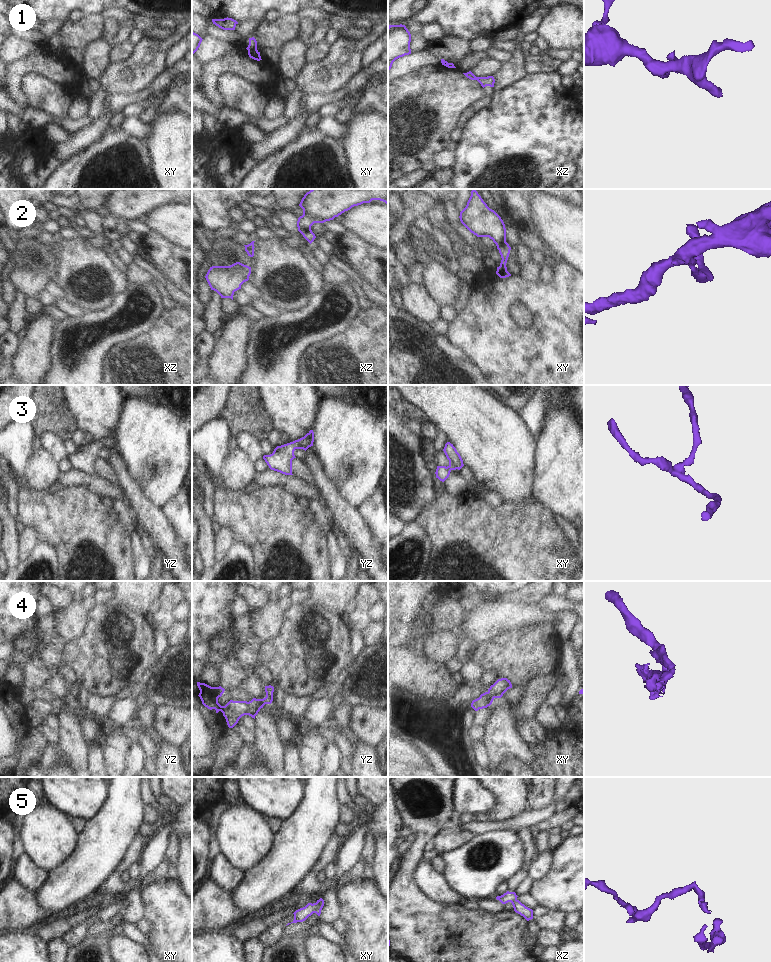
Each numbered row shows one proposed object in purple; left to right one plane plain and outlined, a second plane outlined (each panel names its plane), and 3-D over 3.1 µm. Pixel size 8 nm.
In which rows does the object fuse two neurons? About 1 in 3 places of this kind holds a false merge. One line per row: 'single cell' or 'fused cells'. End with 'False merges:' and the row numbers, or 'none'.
1: fused cells
2: single cell
3: single cell
4: single cell
5: fused cells
False merges: 1, 5

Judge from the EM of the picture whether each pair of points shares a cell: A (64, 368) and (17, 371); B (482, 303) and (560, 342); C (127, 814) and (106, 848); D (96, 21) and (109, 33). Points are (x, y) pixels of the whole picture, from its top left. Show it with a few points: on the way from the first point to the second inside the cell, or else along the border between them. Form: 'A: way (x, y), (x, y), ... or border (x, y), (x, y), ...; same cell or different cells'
A: border (50, 346), (50, 366), (45, 374); different cells
B: way (501, 322), (521, 342), (541, 342); same cell
C: way (119, 822), (111, 830), (106, 840); same cell
D: border (105, 22), (101, 38); different cells

